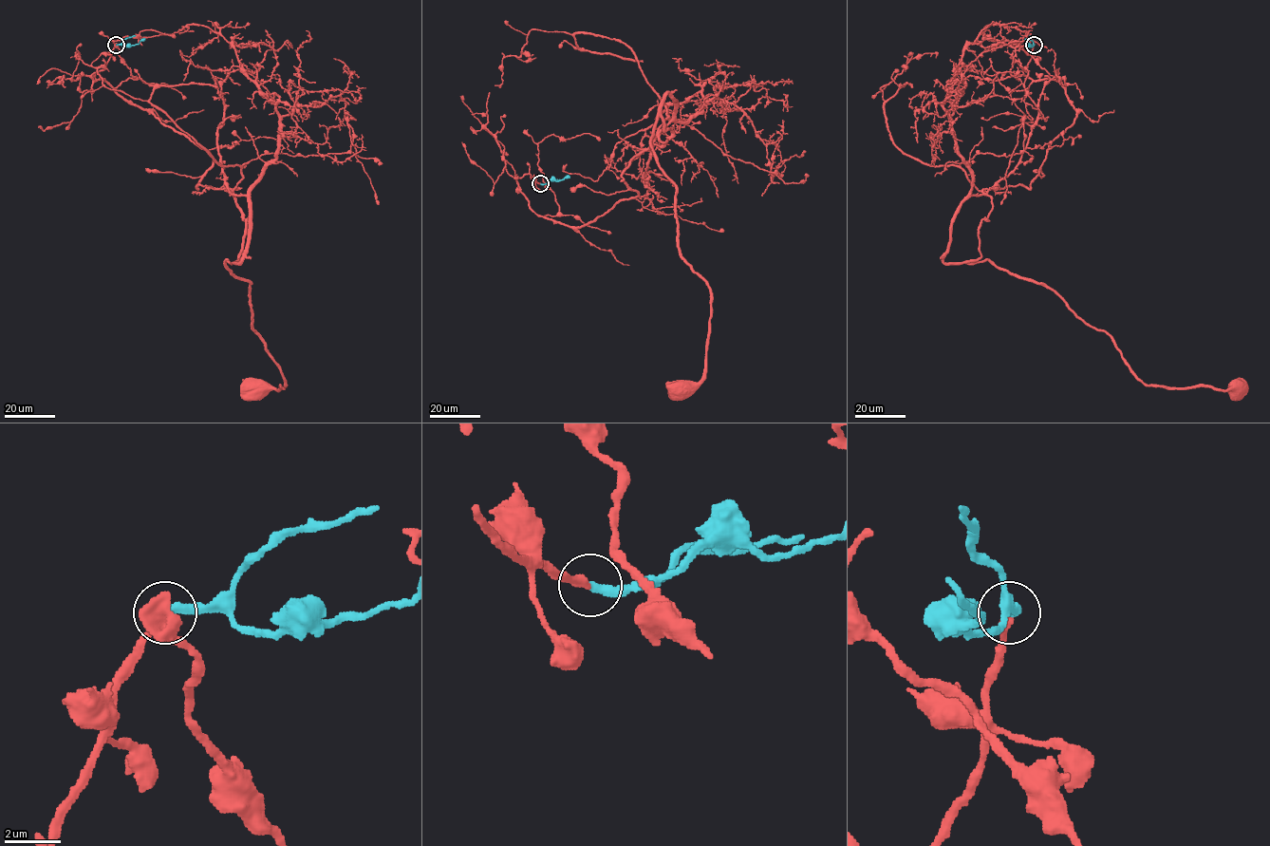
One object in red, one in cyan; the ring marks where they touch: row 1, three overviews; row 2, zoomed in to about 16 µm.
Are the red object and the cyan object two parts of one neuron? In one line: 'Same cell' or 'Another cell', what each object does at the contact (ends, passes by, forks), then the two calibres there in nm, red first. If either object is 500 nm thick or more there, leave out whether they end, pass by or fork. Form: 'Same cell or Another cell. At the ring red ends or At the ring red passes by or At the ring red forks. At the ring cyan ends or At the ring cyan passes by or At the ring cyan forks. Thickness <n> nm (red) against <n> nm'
Same cell. At the ring red ends. At the ring cyan ends. Thickness 380 nm (red) against 340 nm

